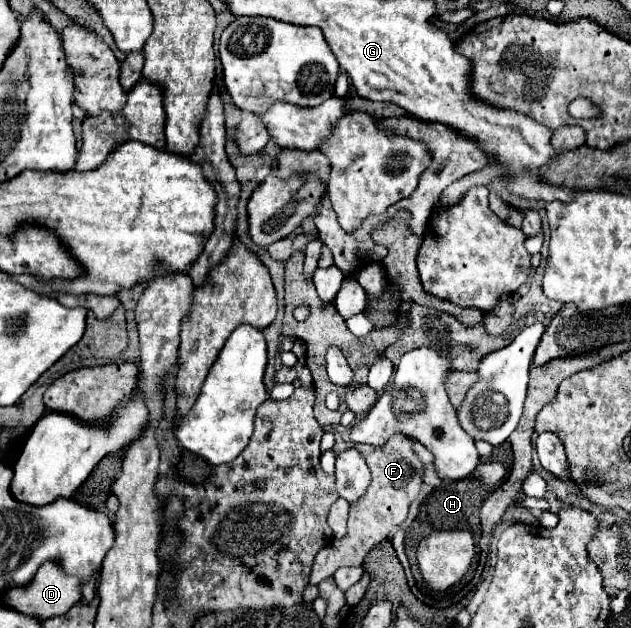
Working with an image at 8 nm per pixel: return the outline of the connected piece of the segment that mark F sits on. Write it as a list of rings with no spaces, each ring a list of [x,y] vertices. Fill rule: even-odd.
[[[401,433],[389,437],[389,441],[383,447],[355,443],[355,449],[359,449],[363,459],[367,461],[371,475],[373,475],[373,481],[371,481],[369,489],[365,491],[365,495],[351,505],[349,521],[347,521],[347,535],[343,539],[332,540],[331,545],[327,545],[323,551],[317,553],[315,563],[313,563],[313,571],[309,577],[311,585],[319,585],[323,579],[331,577],[343,565],[361,565],[363,557],[375,545],[389,539],[391,531],[407,519],[409,503],[417,497],[419,485],[423,483],[421,481],[423,463],[413,453],[407,437],[403,437]]]

